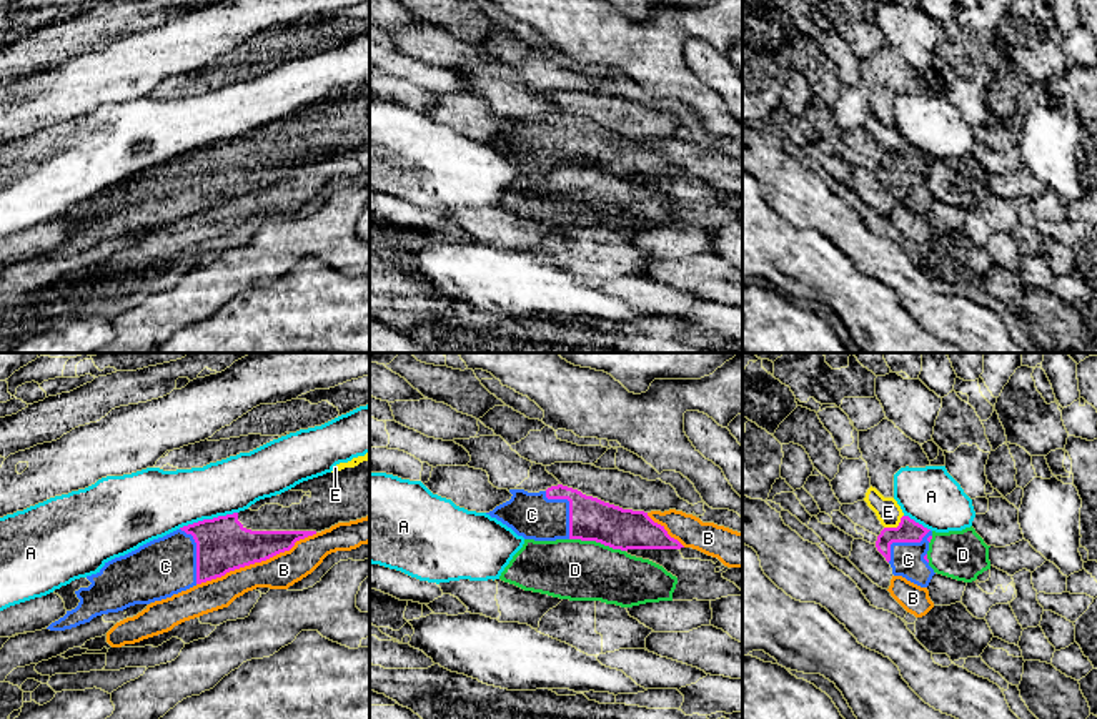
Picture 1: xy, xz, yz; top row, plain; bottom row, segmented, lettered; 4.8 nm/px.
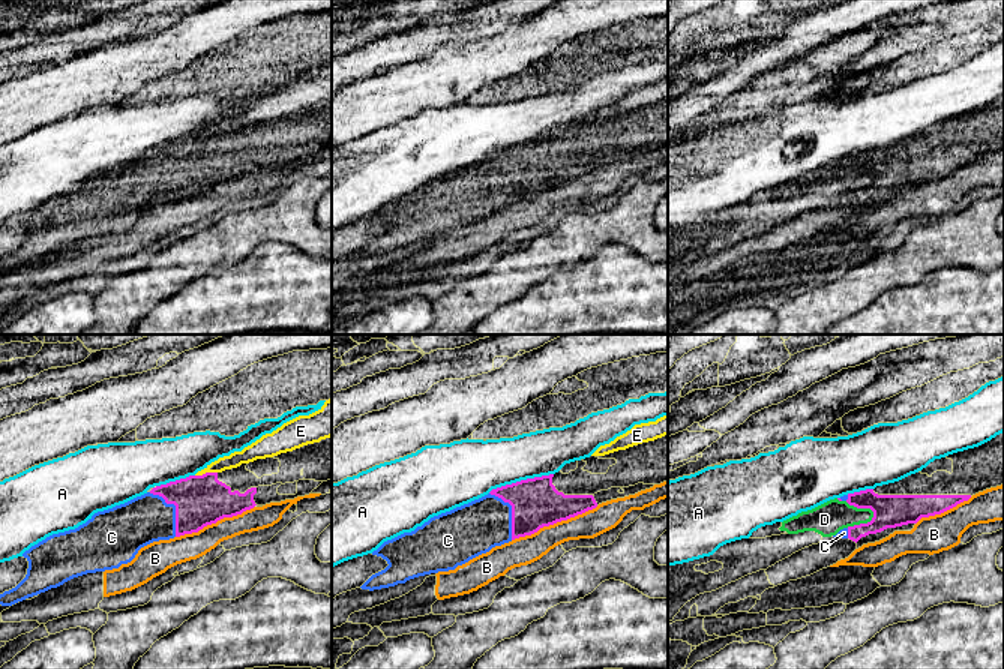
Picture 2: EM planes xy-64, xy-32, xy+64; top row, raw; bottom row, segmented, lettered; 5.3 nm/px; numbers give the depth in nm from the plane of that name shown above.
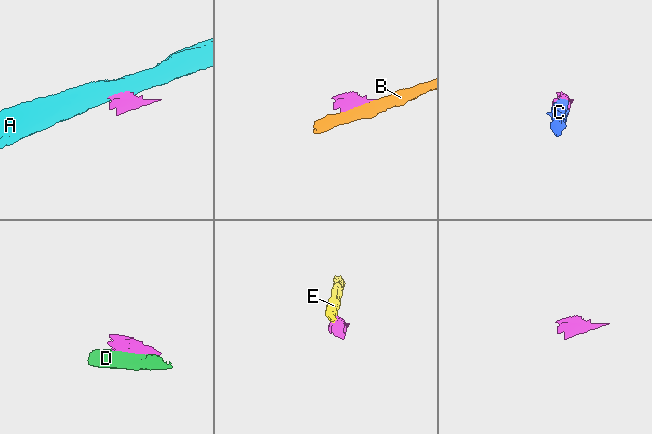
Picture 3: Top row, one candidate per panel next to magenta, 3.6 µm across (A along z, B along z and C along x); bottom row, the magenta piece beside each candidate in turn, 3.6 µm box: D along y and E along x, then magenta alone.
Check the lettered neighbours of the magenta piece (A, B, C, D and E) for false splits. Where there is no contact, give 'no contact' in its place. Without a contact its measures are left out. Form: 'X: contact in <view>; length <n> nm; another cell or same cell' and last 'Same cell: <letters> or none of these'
A: contact in xy; length 300 nm; another cell
B: contact in xy; length 650 nm; another cell
C: contact in yz; length 260 nm; same cell
D: contact in xz; length 280 nm; another cell
E: contact in yz; length 120 nm; another cell
Same cell: C

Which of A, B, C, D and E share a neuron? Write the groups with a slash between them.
A / B / C / D / E

